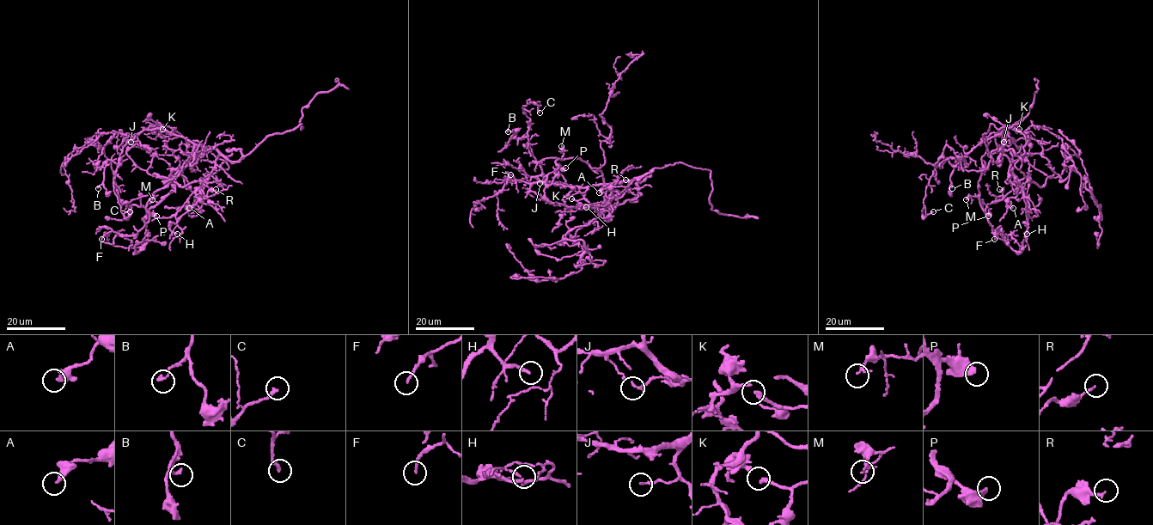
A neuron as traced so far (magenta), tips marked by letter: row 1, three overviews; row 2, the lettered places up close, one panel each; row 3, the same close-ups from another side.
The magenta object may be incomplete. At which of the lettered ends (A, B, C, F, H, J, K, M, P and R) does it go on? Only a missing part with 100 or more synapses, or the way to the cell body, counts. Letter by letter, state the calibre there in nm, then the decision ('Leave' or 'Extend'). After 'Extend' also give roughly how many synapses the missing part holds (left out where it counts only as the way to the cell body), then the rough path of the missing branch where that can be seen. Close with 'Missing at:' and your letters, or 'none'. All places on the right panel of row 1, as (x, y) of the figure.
A: Thickness 340 nm. Leave
B: Thickness 170 nm. Leave
C: Thickness 200 nm. Leave
F: Thickness 160 nm. Leave
H: Thickness 190 nm. Leave
J: Thickness 180 nm. Leave
K: Thickness 280 nm. Leave
M: Thickness 130 nm. Leave
P: Thickness 480 nm. Leave
R: Thickness 160 nm. Leave
Missing at: none

